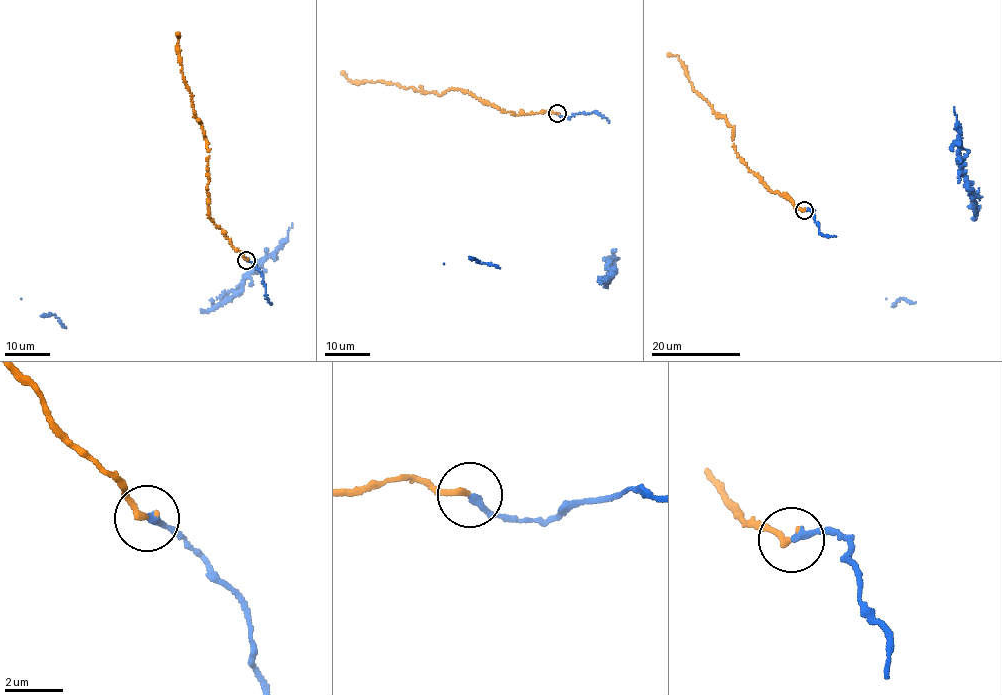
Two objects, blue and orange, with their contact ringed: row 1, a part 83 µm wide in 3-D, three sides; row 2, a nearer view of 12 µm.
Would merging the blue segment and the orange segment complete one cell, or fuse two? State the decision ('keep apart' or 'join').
join

